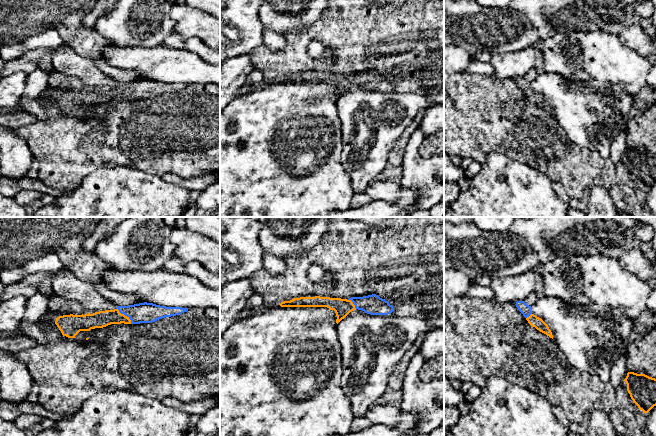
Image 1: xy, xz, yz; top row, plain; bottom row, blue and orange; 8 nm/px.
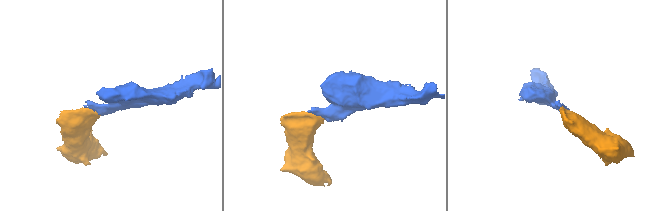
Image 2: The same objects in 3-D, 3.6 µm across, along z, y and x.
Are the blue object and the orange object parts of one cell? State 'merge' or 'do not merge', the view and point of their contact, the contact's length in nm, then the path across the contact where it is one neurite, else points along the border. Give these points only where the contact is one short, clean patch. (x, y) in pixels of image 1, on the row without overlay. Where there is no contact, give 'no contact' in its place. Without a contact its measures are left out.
merge | xy (125, 91) | 180 nm | across xy (145, 88), (125, 91), (100, 95)

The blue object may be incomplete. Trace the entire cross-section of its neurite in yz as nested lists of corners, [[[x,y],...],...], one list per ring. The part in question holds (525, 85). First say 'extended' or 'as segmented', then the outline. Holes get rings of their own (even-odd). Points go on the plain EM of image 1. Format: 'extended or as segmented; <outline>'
extended; [[[517,77],[515,81],[532,103],[535,103],[537,106],[553,115],[552,108],[548,101],[531,88],[531,82],[527,81],[524,77]]]

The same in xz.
extended; [[[376,70],[349,75],[320,72],[300,73],[281,78],[279,81],[281,83],[327,83],[335,87],[337,100],[356,85],[371,91],[388,91],[393,88],[393,82]]]

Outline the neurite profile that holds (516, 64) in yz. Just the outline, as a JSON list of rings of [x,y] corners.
[[[528,47],[521,51],[498,53],[491,56],[490,64],[500,78],[524,77],[535,66],[537,51]]]

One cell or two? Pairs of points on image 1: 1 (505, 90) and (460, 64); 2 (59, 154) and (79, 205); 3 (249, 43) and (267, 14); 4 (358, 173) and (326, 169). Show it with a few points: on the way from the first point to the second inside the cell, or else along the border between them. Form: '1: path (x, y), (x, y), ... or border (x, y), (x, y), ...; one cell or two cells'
1: border (465, 71), (459, 71), (454, 74); two cells
2: border (90, 173), (72, 191); two cells
3: border (258, 10), (258, 15), (264, 26); two cells
4: border (341, 149), (340, 162), (350, 177), (354, 192); two cells

